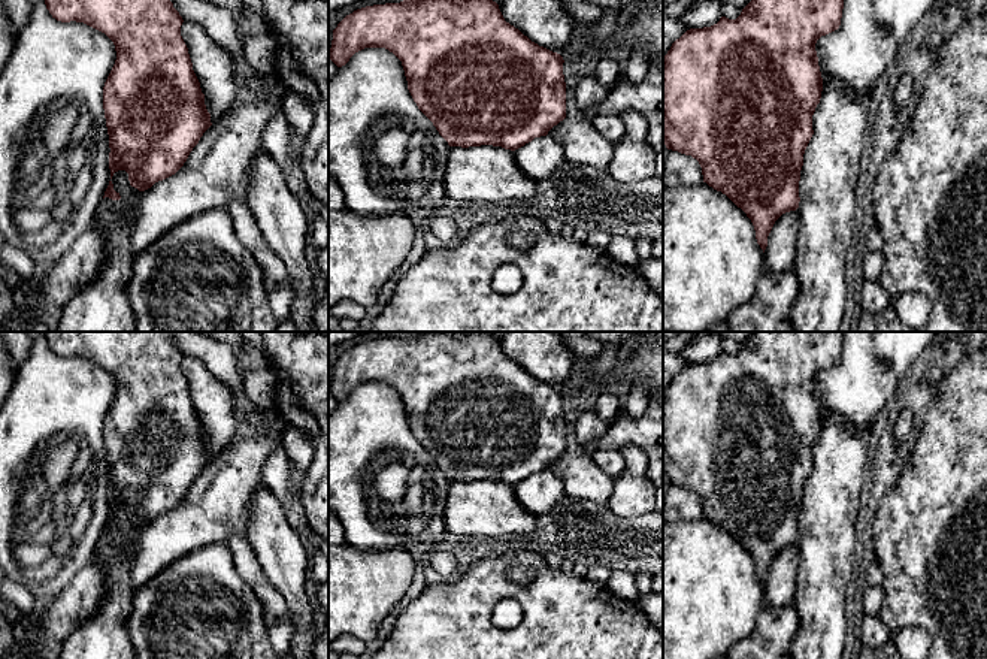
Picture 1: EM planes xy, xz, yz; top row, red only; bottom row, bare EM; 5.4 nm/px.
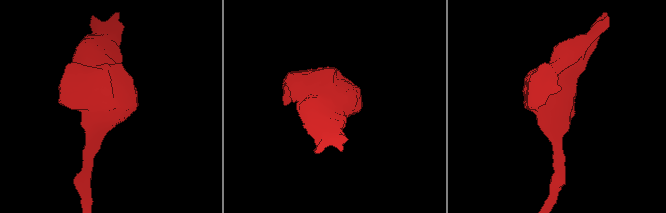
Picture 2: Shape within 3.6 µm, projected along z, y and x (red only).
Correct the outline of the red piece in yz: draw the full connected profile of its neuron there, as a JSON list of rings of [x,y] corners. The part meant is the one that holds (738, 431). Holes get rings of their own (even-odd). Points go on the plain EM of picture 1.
[[[754,332],[736,354],[721,351],[711,362],[687,365],[663,392],[663,478],[699,496],[703,517],[726,529],[751,554],[763,587],[775,556],[799,542],[803,489],[823,426],[815,378],[839,363],[844,333]]]

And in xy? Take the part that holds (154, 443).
[[[43,332],[46,344],[61,357],[84,357],[102,368],[105,368],[115,380],[116,395],[103,421],[103,444],[106,453],[106,462],[109,469],[109,504],[110,514],[115,507],[125,505],[128,508],[130,520],[139,526],[151,523],[155,517],[163,516],[175,510],[187,496],[193,483],[199,478],[203,468],[212,460],[211,448],[205,439],[205,429],[202,427],[200,417],[193,405],[193,397],[188,389],[188,383],[181,371],[181,360],[184,357],[179,347],[173,342],[169,332]]]

